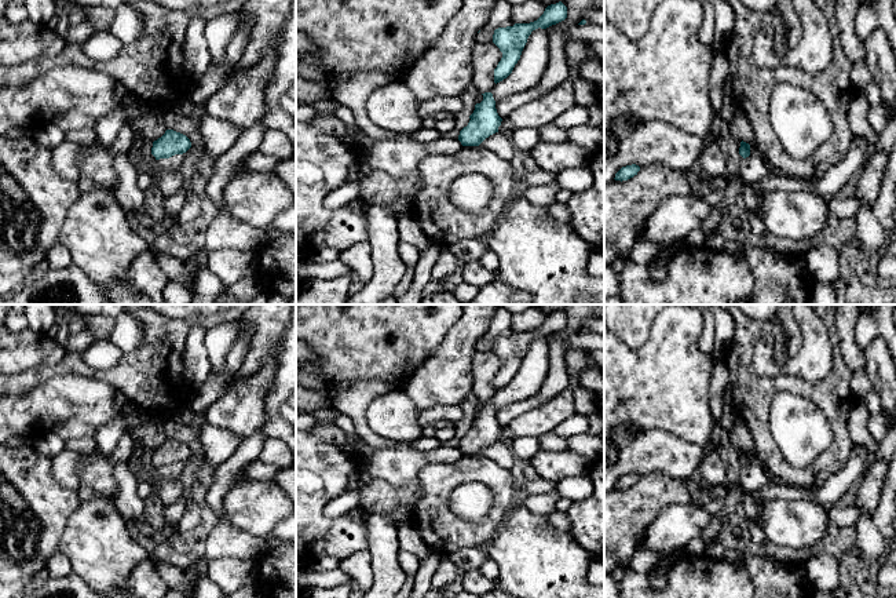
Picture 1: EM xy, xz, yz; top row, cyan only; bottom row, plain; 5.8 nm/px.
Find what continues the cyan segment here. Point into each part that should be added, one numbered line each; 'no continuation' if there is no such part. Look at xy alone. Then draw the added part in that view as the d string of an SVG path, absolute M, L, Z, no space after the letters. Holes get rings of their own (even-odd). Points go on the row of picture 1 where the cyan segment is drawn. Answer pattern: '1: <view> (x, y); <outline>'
no continuation

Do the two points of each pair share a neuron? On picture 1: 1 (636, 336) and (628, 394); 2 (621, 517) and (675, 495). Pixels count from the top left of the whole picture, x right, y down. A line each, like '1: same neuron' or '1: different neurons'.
1: different neurons
2: same neuron

